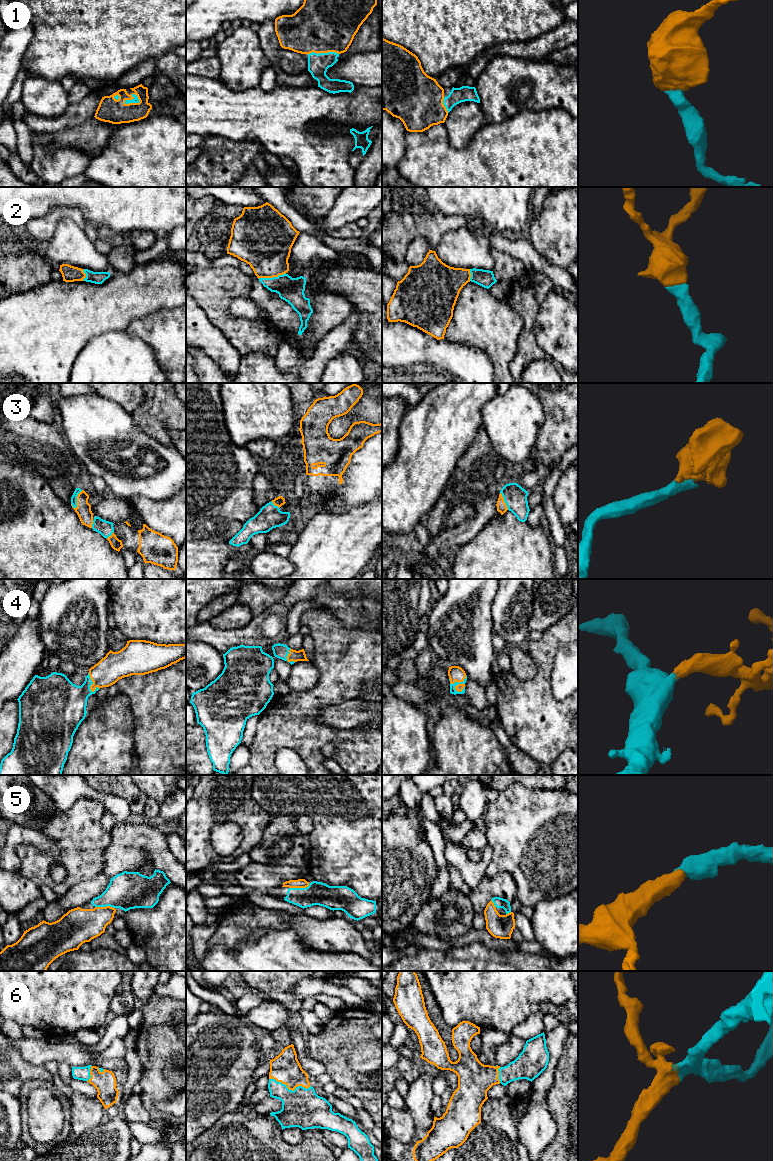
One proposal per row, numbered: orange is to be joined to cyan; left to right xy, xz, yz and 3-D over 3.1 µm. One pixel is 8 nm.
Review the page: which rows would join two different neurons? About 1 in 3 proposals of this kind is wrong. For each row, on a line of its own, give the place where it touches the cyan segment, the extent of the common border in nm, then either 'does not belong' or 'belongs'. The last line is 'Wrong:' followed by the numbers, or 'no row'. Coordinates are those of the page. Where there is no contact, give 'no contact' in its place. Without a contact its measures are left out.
1: xy (132, 102) | 140 nm | belongs
2: xz (271, 278) | 220 nm | belongs
3: xy (76, 500) | 170 nm | belongs
4: xy (92, 683) | 170 nm | belongs
5: xz (299, 888) | 170 nm | belongs
6: xz (290, 1090) | 340 nm | belongs
Wrong: no row

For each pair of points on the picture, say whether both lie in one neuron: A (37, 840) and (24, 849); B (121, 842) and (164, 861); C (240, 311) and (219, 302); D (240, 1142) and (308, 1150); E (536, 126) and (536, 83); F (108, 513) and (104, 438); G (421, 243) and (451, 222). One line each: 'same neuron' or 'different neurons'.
A: different neurons
B: same neuron
C: different neurons
D: same neuron
E: different neurons
F: different neurons
G: different neurons

